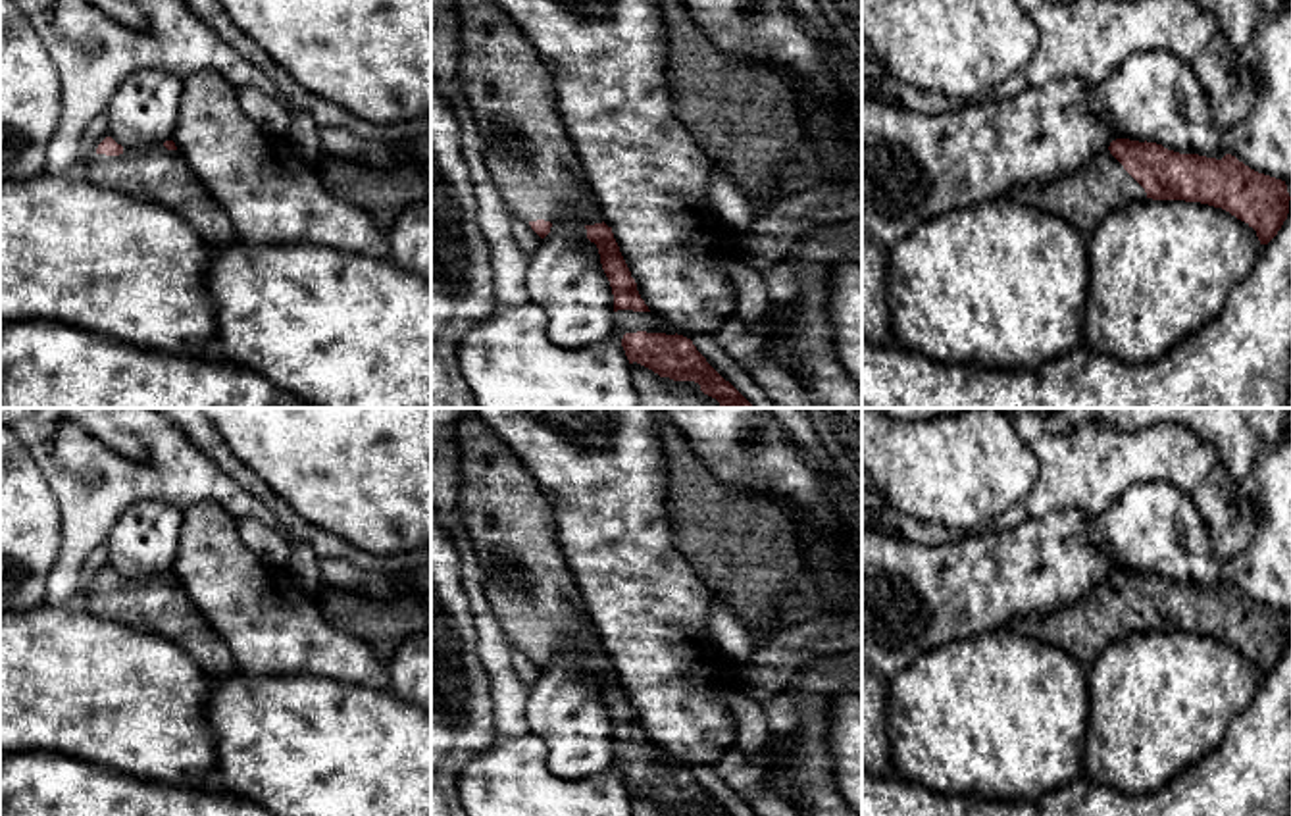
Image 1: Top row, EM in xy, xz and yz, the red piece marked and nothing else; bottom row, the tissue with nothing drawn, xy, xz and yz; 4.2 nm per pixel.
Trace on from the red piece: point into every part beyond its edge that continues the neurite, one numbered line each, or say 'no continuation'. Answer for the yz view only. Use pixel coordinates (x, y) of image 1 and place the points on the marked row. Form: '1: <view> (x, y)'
1: yz (1084, 199)

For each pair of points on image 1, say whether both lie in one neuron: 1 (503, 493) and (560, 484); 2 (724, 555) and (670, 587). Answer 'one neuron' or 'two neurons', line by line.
1: two neurons
2: two neurons

